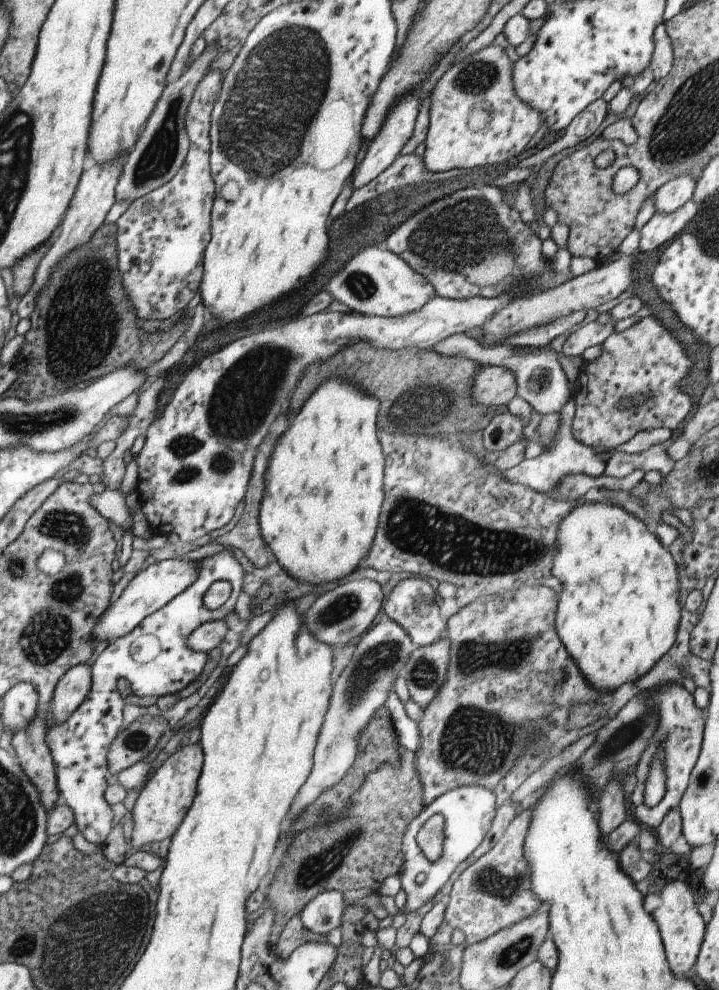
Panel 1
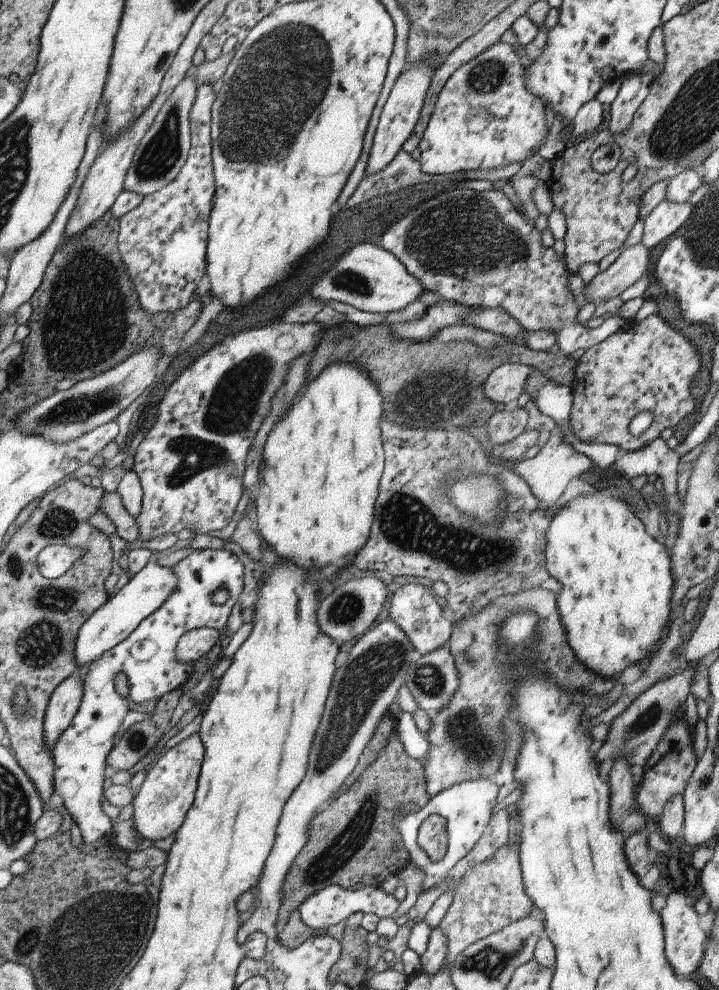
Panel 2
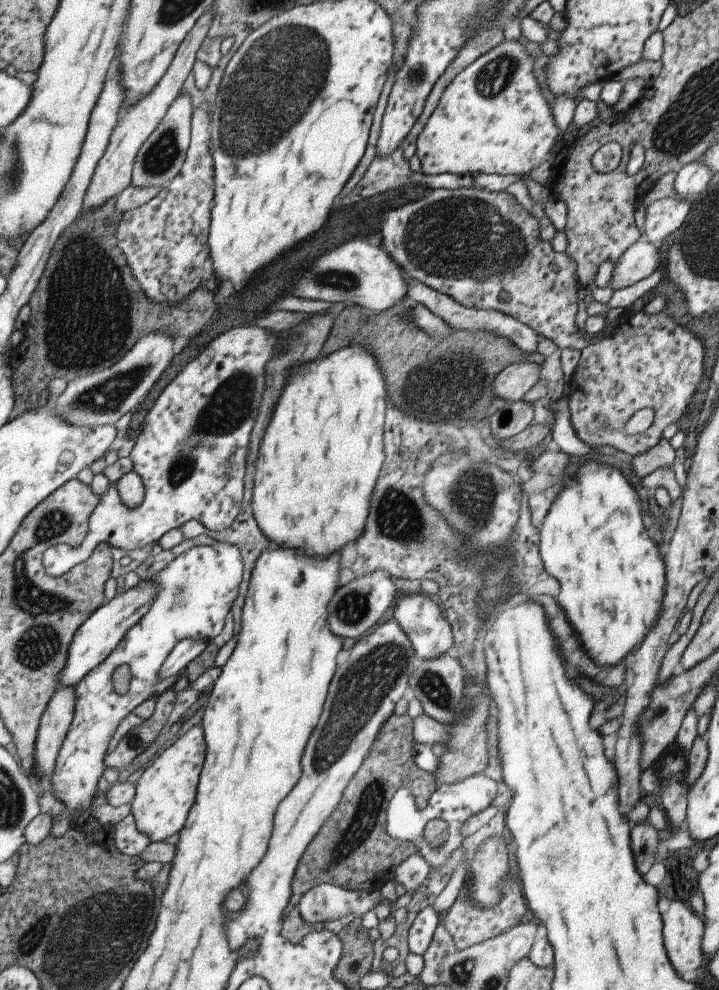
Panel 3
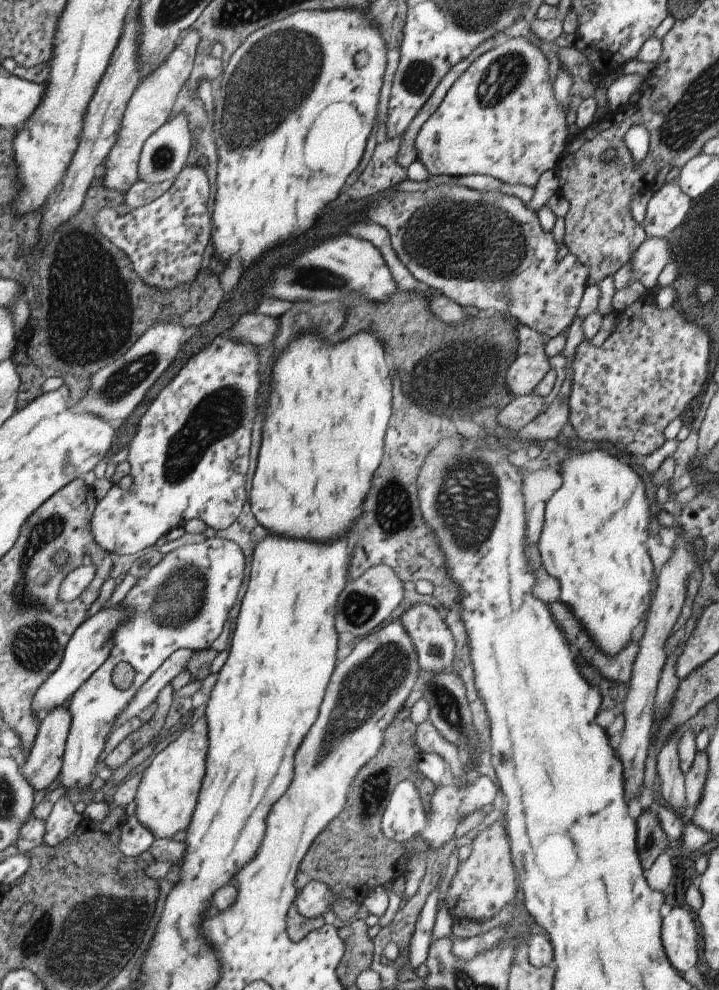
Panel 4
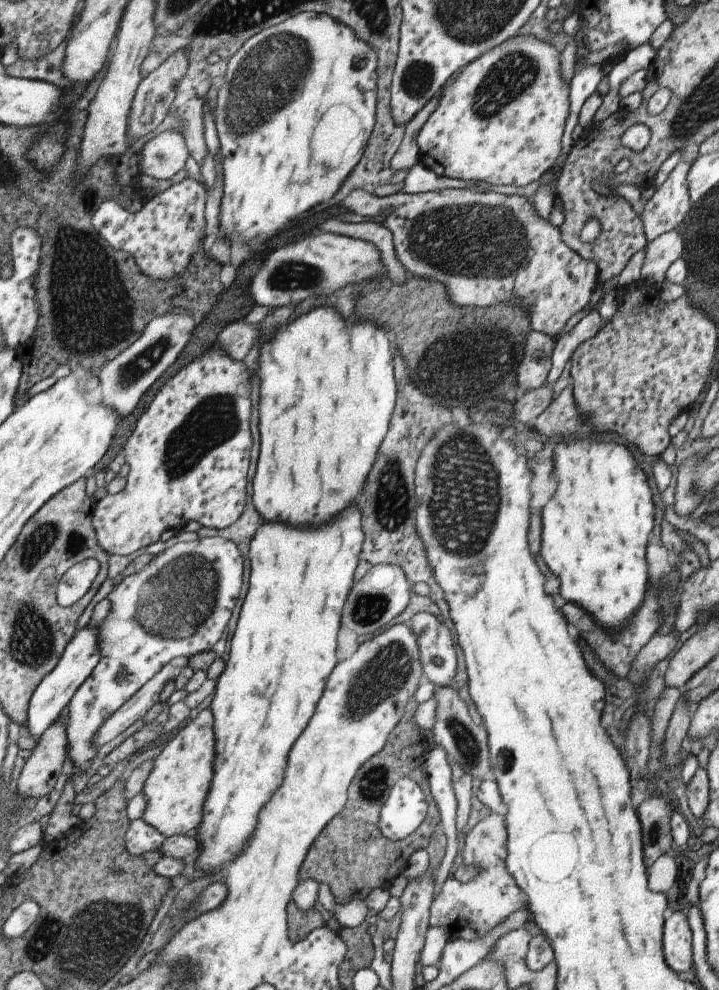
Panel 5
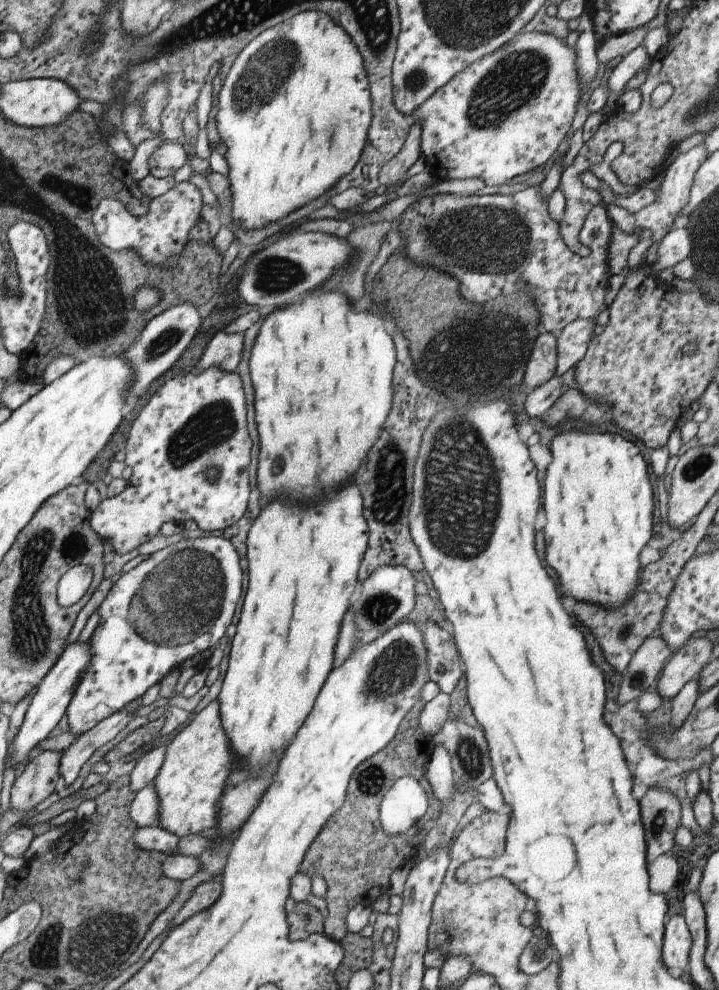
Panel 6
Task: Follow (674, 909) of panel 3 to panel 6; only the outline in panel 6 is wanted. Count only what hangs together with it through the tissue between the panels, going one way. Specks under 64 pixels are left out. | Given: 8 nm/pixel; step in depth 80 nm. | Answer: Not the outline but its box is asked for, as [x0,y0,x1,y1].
[663,914,690,970]

